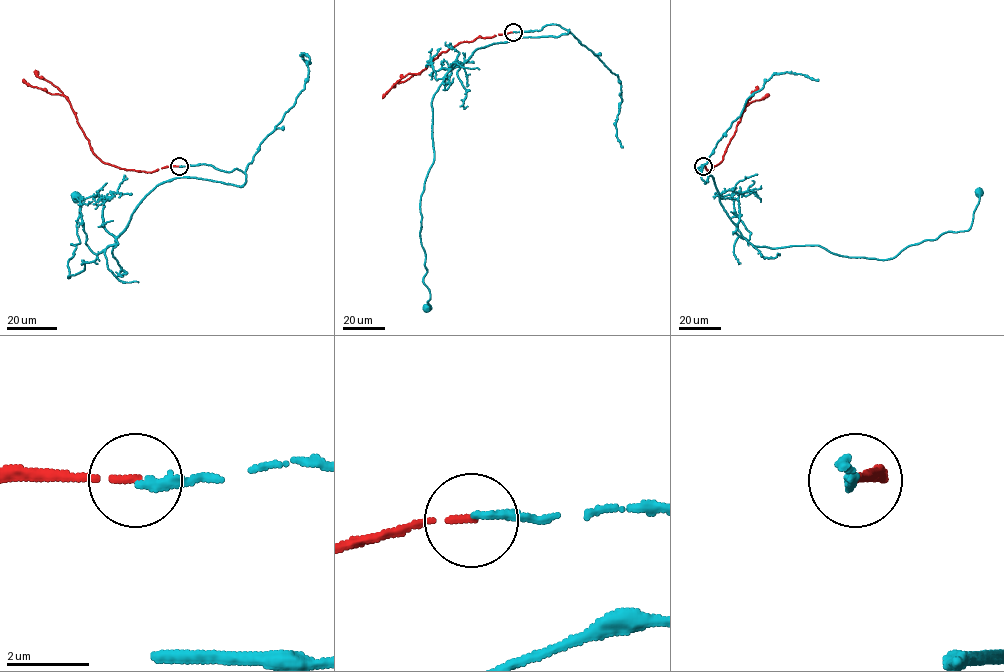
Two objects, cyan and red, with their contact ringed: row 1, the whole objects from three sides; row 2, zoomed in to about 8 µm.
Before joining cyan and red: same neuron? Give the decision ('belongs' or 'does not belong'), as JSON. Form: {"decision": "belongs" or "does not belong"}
{"decision": "does not belong"}

